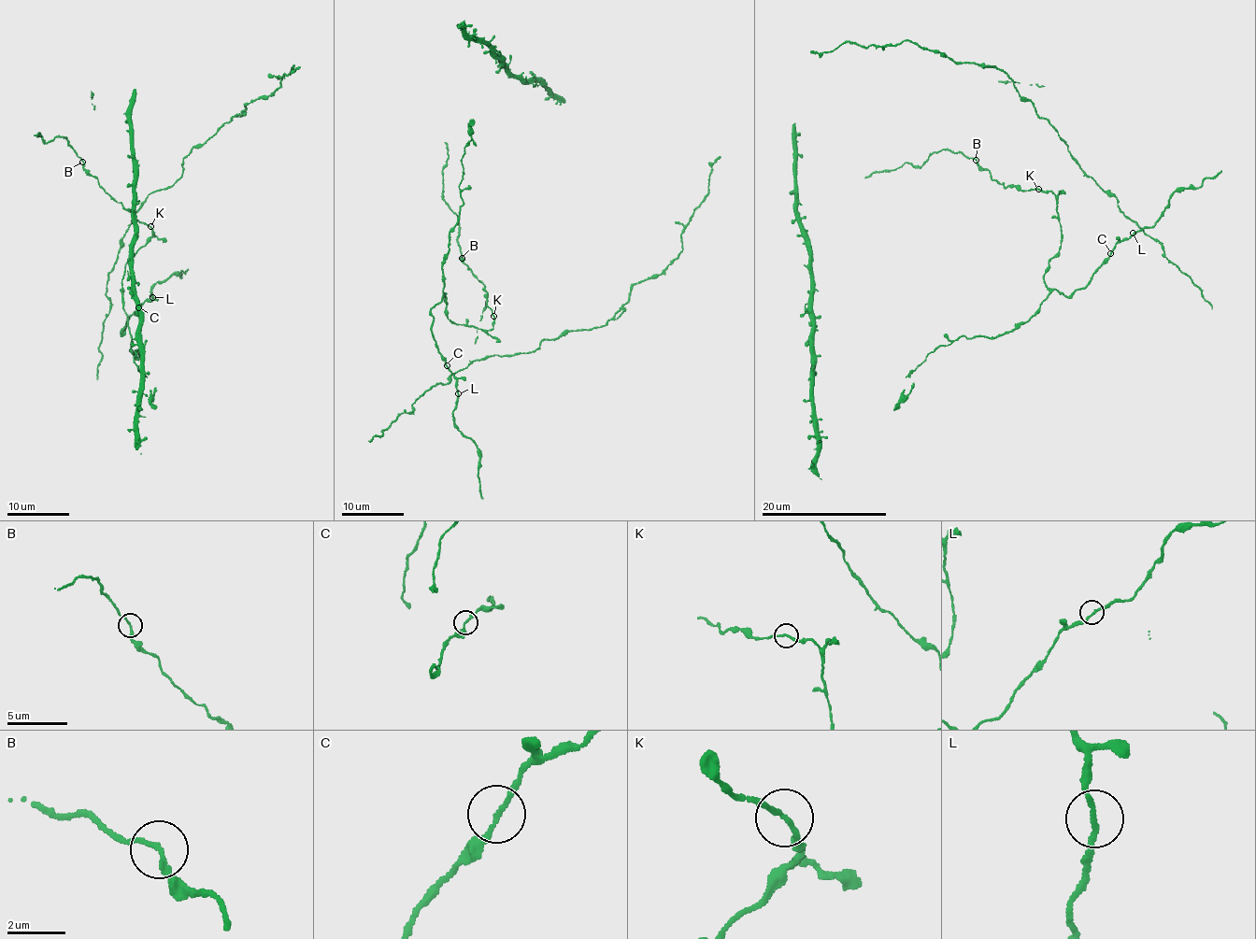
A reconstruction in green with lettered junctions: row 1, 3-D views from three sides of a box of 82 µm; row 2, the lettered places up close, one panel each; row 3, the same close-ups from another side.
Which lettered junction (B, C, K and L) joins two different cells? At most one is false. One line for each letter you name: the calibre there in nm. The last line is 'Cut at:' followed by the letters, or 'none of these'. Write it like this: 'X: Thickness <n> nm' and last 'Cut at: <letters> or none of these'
Cut at: none of these

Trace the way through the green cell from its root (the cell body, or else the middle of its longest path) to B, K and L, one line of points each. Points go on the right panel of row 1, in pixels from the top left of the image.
B: (1104, 260), (1084, 288), (1068, 296), (1049, 288), (1044, 274), (1062, 238), (1055, 196), (1006, 188), (976, 159)
K: (1104, 260), (1084, 288), (1068, 296), (1047, 287), (1044, 274), (1059, 250), (1061, 227), (1055, 196), (1037, 189)
L: (1104, 260), (1118, 242), (1133, 233)

